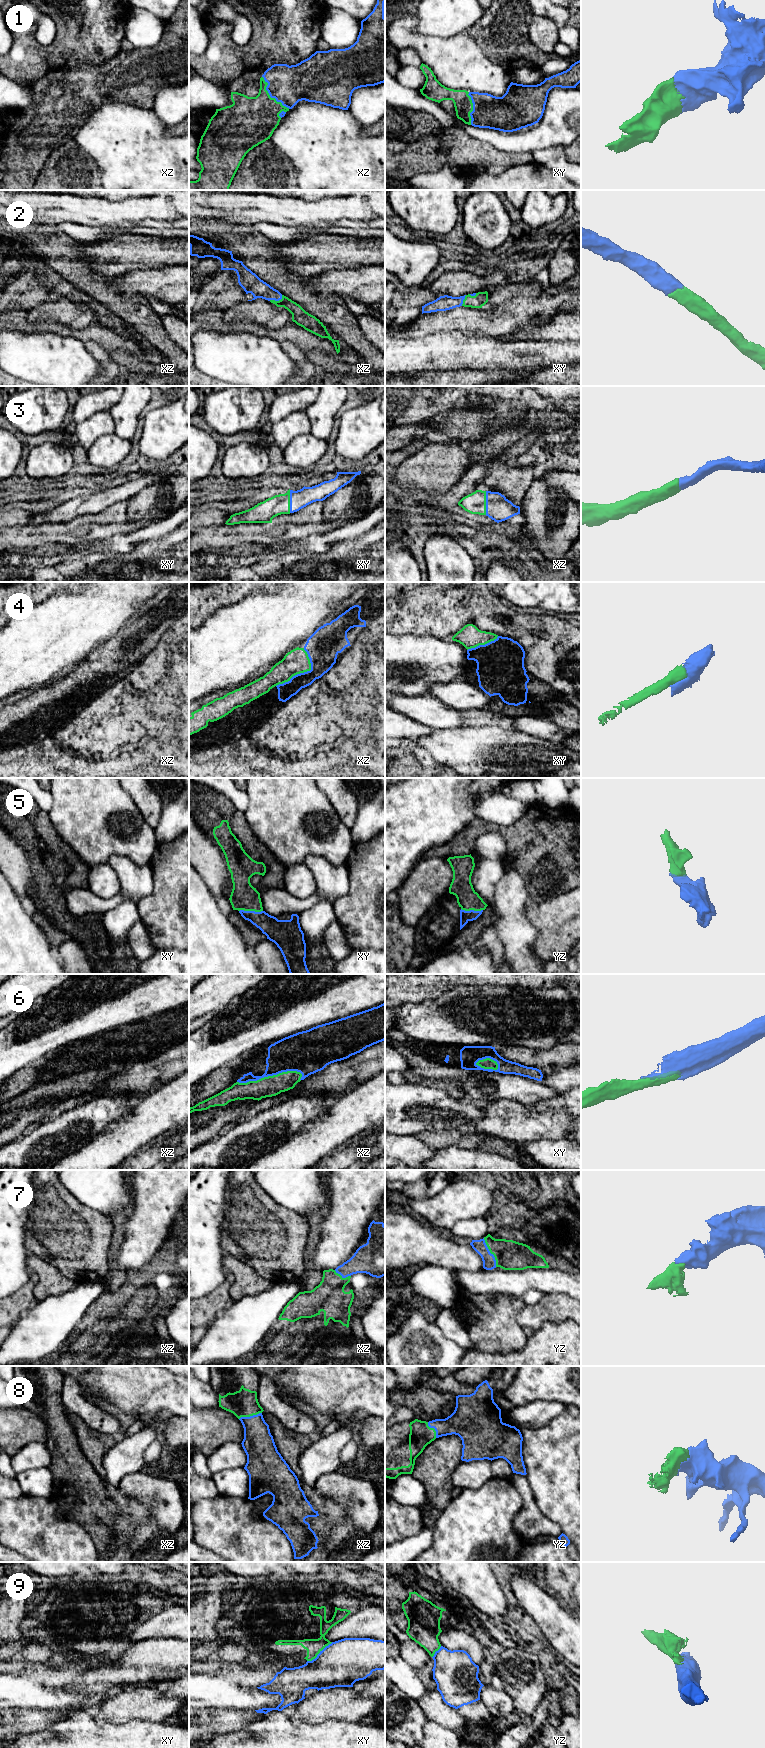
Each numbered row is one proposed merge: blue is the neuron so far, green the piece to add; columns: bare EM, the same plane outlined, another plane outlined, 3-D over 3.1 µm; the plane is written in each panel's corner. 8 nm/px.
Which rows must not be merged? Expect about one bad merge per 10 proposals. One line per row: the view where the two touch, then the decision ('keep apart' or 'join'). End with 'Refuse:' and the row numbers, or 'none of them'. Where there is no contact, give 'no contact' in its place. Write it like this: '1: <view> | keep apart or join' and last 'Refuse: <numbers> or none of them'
1: xz | join
2: xz | join
3: xz | join
4: xz | join
5: xy | join
6: xz | join
7: yz | join
8: xz | join
9: xy | keep apart
Refuse: 9

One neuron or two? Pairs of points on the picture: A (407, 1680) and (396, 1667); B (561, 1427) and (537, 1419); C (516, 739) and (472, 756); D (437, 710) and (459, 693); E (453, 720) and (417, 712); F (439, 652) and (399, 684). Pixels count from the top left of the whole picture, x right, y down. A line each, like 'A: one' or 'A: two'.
A: one
B: two
C: one
D: two
E: one
F: one

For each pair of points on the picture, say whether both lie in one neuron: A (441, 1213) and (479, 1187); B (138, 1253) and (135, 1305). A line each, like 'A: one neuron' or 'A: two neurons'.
A: one neuron
B: two neurons

